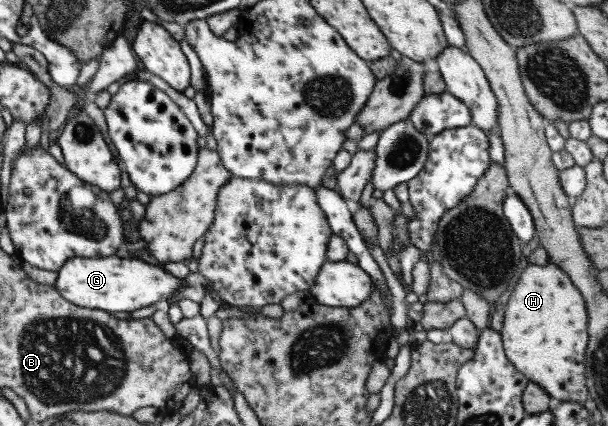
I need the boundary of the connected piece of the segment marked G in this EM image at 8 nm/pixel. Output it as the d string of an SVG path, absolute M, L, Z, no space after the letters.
M73 256L61 264L52 287L74 306L113 313L131 312L153 304L156 308L161 307L164 301L168 303L168 297L181 286L181 282L183 279L173 277L162 265L142 257Z

